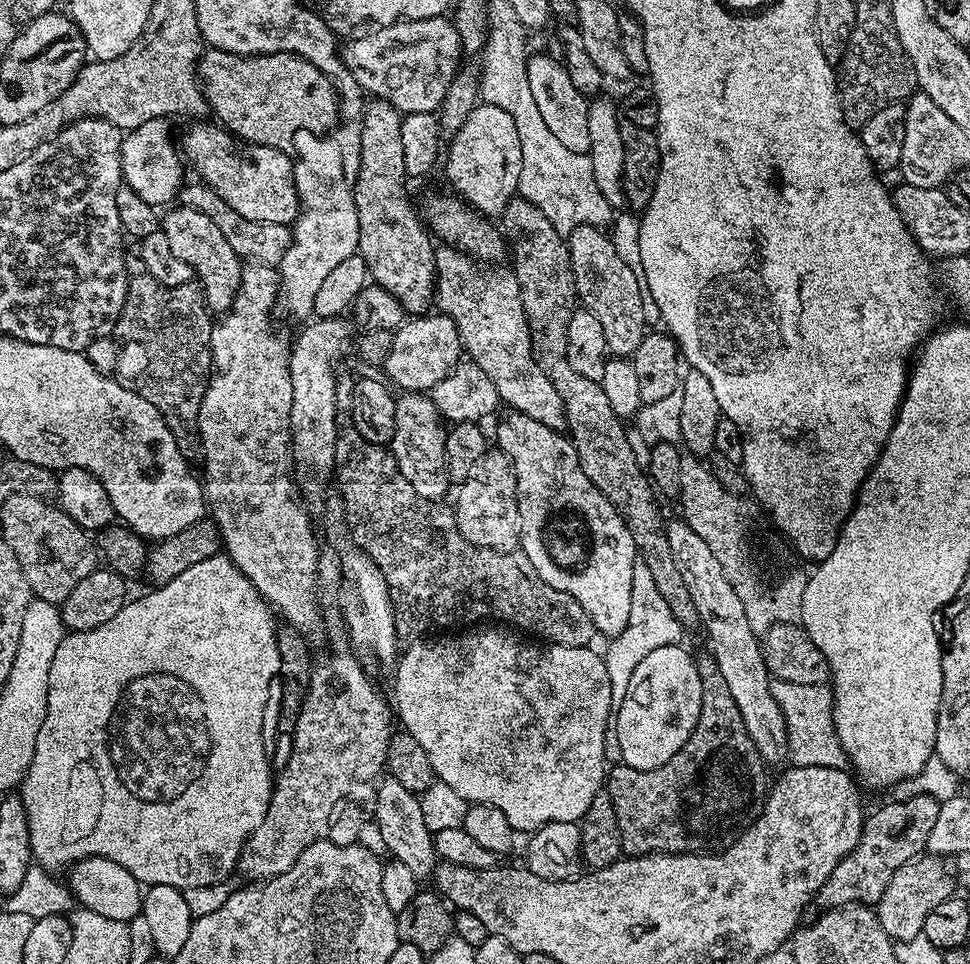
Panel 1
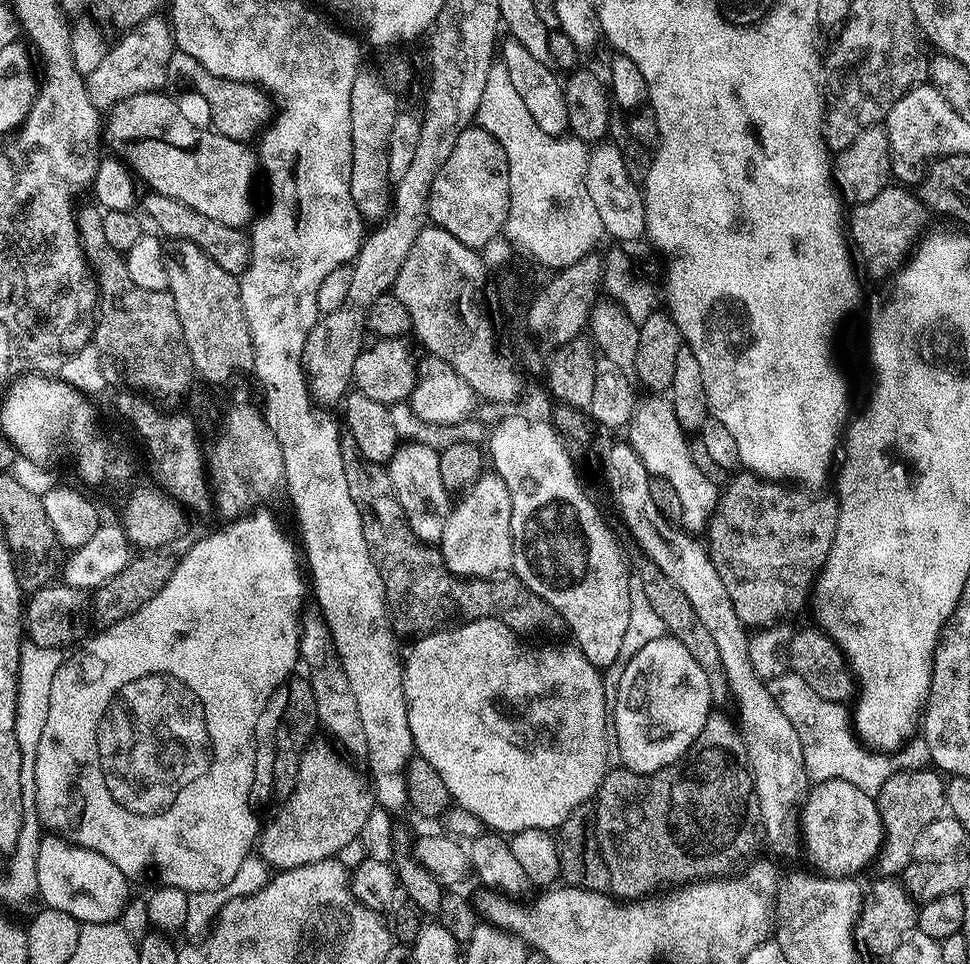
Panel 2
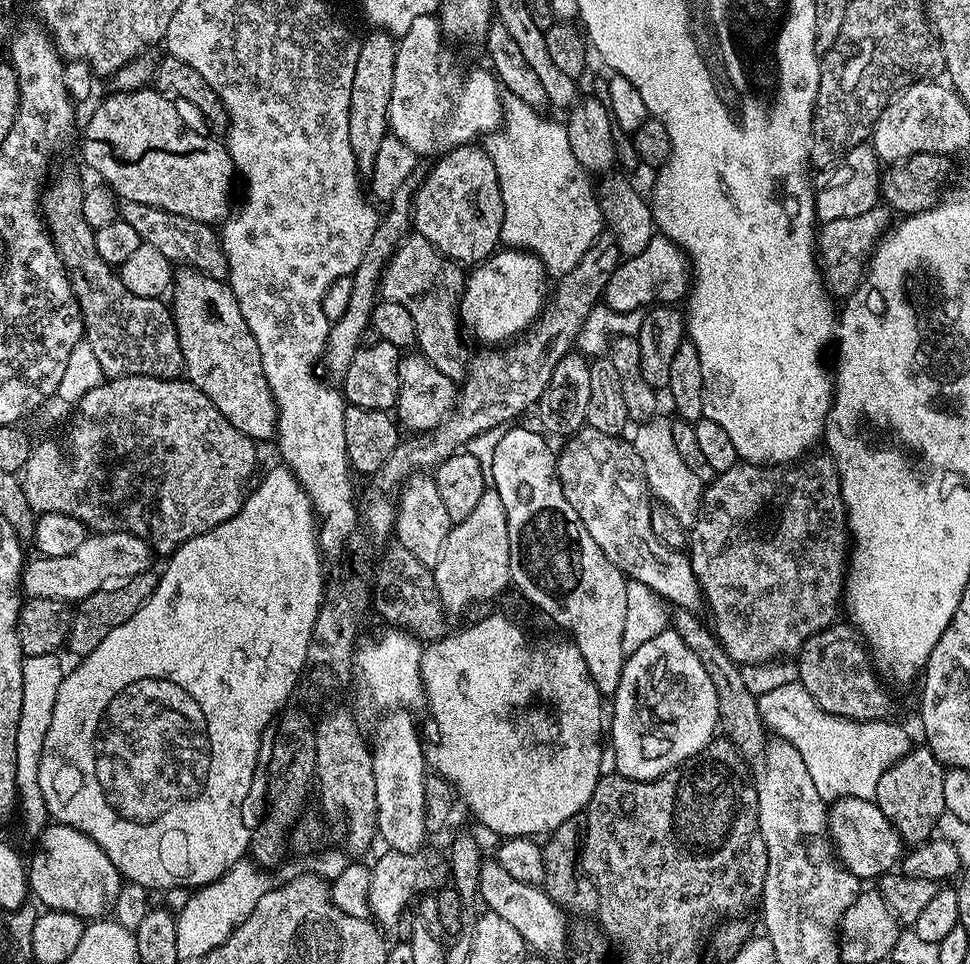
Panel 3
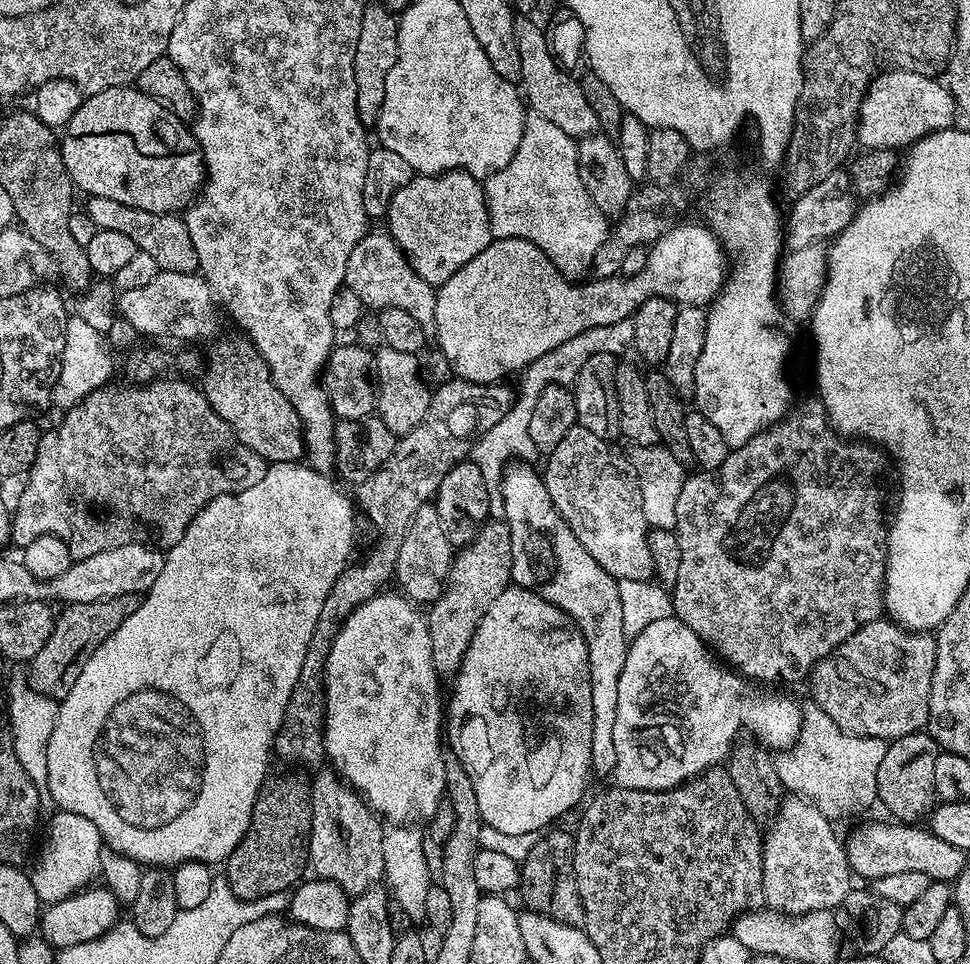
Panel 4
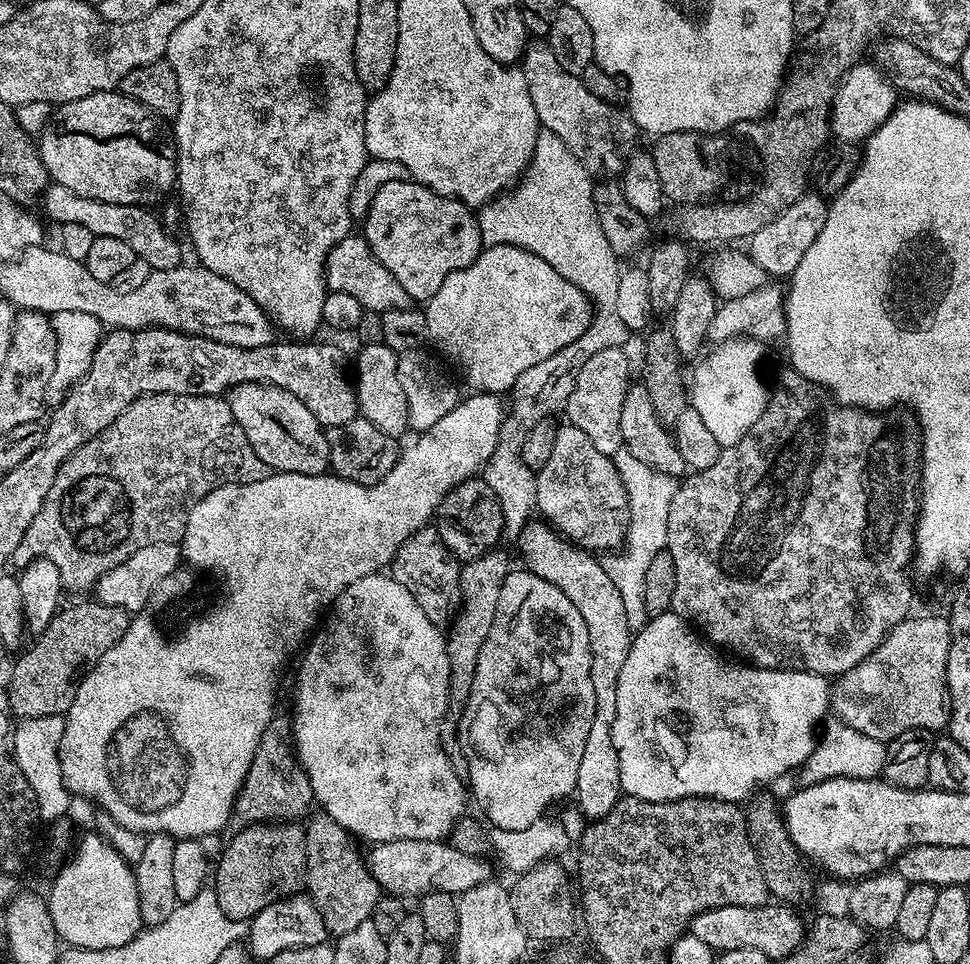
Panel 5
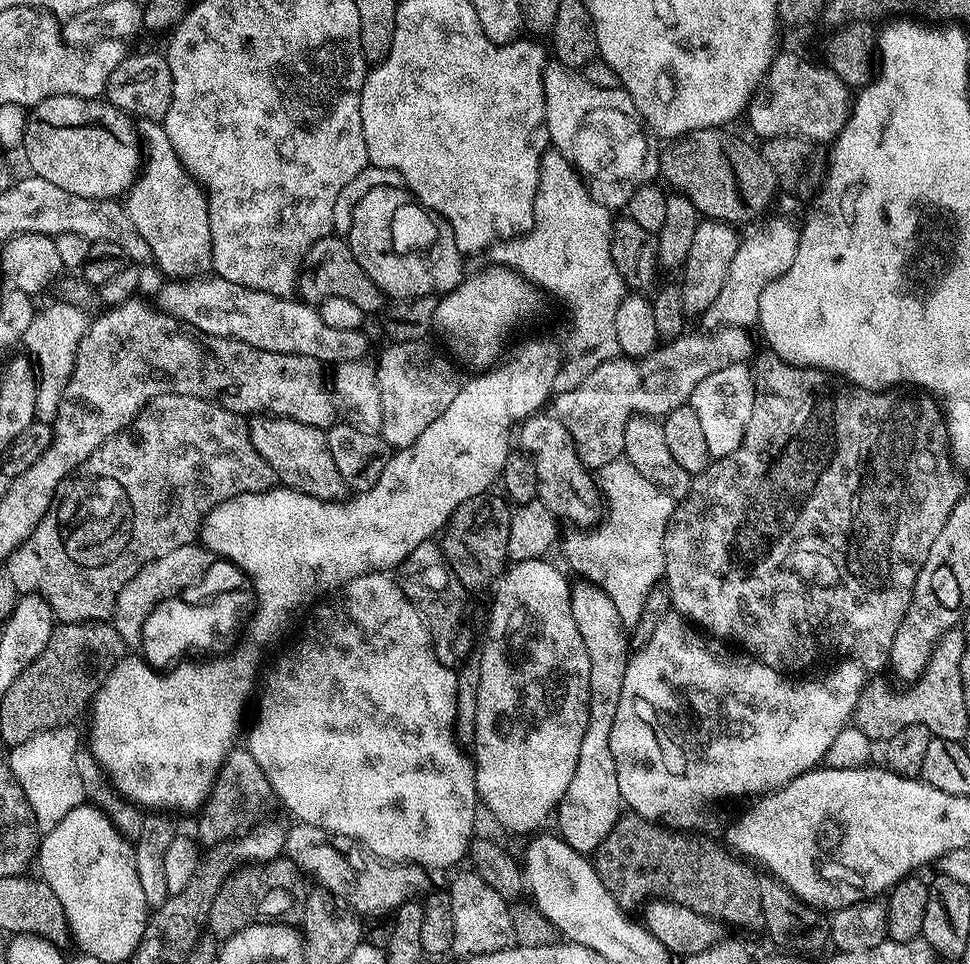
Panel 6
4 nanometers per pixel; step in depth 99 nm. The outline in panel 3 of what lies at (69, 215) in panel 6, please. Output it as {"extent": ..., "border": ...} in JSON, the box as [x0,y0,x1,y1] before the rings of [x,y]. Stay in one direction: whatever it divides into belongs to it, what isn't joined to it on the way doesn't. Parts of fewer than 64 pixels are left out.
{"extent":[122,203,226,274],"border":[[[129,203],[123,205],[122,219],[130,222],[134,230],[138,230],[143,243],[162,250],[162,254],[166,254],[166,258],[177,265],[191,266],[209,274],[219,273],[219,268],[225,267],[226,261],[222,255],[217,233],[201,220],[191,220],[186,216],[172,214],[154,206]]]}

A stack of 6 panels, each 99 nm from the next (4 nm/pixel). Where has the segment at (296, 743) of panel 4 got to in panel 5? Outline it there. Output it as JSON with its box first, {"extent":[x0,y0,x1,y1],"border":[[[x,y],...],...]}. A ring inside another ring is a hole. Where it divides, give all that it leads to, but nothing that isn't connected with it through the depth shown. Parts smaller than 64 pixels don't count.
{"extent":[230,715,313,829],"border":[[[273,715],[266,726],[254,754],[254,762],[244,779],[244,785],[236,796],[230,821],[233,829],[249,828],[251,824],[269,822],[296,822],[309,815],[308,807],[313,807],[312,787],[308,775],[300,767],[296,758],[292,738],[292,720],[287,715]],[[308,812],[308,813],[307,813]]]}

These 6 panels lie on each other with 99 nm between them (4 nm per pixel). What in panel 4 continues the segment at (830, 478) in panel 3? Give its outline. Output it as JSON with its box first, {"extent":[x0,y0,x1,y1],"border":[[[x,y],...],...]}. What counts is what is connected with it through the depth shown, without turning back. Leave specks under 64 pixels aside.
{"extent":[670,398,889,686],"border":[[[812,398],[801,408],[795,408],[783,420],[771,424],[765,432],[759,432],[757,436],[750,438],[750,442],[746,442],[741,448],[731,449],[722,466],[697,471],[697,476],[689,475],[676,503],[674,531],[682,552],[677,582],[670,588],[672,610],[676,619],[690,626],[690,630],[694,630],[694,634],[698,634],[709,649],[721,661],[731,665],[739,675],[768,686],[807,681],[817,662],[829,656],[839,644],[846,642],[846,638],[853,636],[863,624],[881,619],[885,611],[884,575],[888,561],[889,525],[886,523],[886,516],[884,520],[884,492],[880,489],[880,475],[884,472],[884,464],[880,461],[881,449],[874,444],[841,436],[828,421],[824,404],[818,398]]]}

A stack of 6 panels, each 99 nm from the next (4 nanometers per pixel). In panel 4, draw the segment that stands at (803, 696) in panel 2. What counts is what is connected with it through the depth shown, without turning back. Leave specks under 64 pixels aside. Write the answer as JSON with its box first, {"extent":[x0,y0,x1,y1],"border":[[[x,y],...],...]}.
{"extent":[778,702,889,818],"border":[[[814,702],[809,703],[809,708],[803,709],[803,714],[800,736],[790,749],[792,761],[786,766],[778,767],[778,778],[785,789],[805,800],[811,800],[829,818],[848,816],[859,808],[868,808],[872,803],[875,805],[878,800],[878,766],[882,766],[882,757],[886,754],[889,741],[870,736],[855,736],[842,730],[842,726],[838,726],[838,722],[834,722],[834,718],[830,718],[830,714],[826,714],[826,710],[822,710]]]}

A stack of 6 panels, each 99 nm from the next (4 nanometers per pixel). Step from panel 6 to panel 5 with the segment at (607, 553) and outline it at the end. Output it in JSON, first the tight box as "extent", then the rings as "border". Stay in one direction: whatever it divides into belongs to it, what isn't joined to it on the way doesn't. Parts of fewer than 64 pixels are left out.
{"extent":[602,446,677,630],"border":[[[623,446],[616,451],[614,463],[624,489],[628,491],[628,532],[624,536],[622,550],[605,555],[602,563],[606,574],[610,574],[610,582],[614,582],[614,586],[618,586],[618,594],[622,594],[628,627],[639,630],[650,619],[646,603],[643,602],[646,570],[649,569],[650,560],[668,547],[668,515],[670,502],[674,502],[677,481],[646,466],[646,462],[638,462],[638,458],[634,458],[634,454],[630,454]]]}

